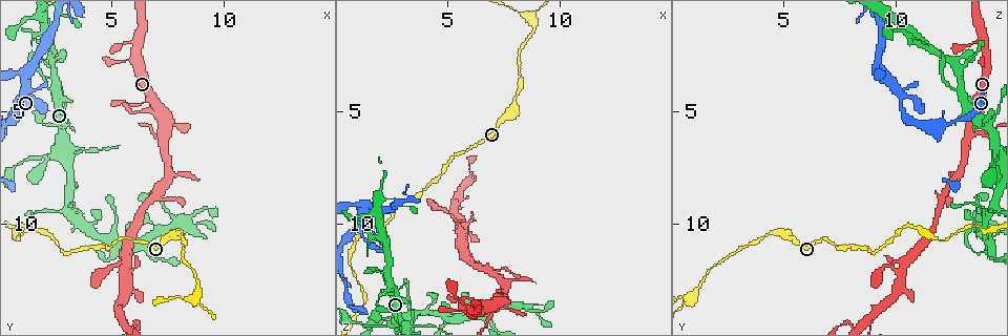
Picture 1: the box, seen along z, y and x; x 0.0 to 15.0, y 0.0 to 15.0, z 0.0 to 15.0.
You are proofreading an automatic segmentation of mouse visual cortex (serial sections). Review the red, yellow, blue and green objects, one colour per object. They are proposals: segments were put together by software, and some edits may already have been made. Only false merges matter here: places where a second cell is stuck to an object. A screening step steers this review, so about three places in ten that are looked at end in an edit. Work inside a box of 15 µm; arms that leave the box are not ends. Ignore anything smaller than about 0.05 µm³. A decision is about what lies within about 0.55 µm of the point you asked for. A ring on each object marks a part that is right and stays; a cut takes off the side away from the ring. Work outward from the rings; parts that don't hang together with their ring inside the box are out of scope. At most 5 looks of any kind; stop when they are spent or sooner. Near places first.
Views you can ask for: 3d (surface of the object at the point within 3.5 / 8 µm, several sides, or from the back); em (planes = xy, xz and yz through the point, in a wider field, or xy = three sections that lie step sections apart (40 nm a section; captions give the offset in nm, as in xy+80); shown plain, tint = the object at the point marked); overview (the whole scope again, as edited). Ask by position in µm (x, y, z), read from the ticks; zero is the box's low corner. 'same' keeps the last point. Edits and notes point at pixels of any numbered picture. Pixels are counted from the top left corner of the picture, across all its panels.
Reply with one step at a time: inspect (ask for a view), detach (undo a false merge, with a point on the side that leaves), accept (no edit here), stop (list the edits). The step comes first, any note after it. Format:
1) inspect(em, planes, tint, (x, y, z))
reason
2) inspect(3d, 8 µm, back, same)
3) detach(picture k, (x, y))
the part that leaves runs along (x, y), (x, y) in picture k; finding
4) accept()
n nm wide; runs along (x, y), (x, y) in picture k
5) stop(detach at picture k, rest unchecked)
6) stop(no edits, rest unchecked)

inspect(em, xy, step 5, tint, (5.4, 14.2, 8.9))
three arms meet

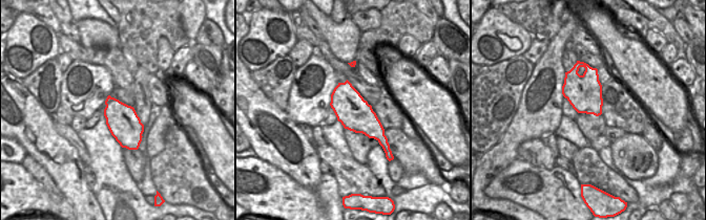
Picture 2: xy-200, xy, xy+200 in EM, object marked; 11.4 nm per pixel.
inspect(3d, 3.5 µm, same)

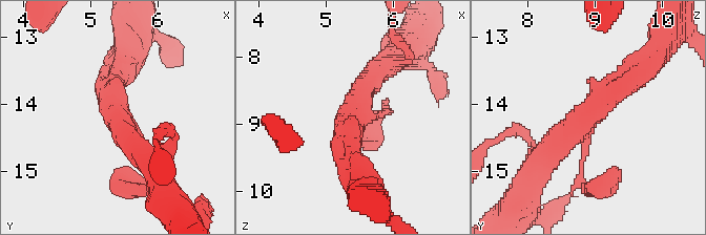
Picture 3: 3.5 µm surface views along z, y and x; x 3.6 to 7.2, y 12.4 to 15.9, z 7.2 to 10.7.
accept()
400 nm wide; runs along (634, 78), (537, 161) in picture 3; continuous, no second cell

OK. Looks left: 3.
inspect(3d, 3.5 µm, (3.1, 9.4, 14.2))
sharp bend

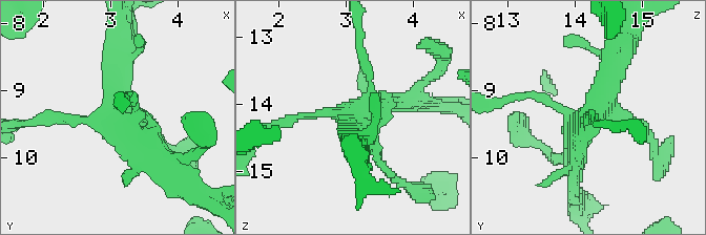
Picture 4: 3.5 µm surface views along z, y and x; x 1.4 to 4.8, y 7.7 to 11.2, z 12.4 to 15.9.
inspect(em, xy, step 5, tint, (3.10, 9.40, 14.20))
now the EM

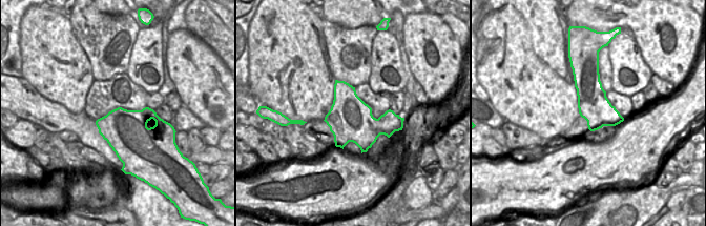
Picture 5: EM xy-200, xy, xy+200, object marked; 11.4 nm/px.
inspect(em, xy, step 1, tint, same)

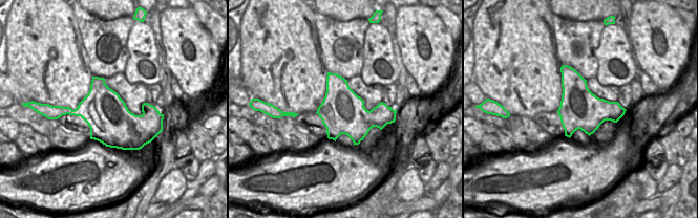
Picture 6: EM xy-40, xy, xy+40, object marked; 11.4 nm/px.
accept()
all the same cell

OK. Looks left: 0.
stop(no edits, rest unchecked)

